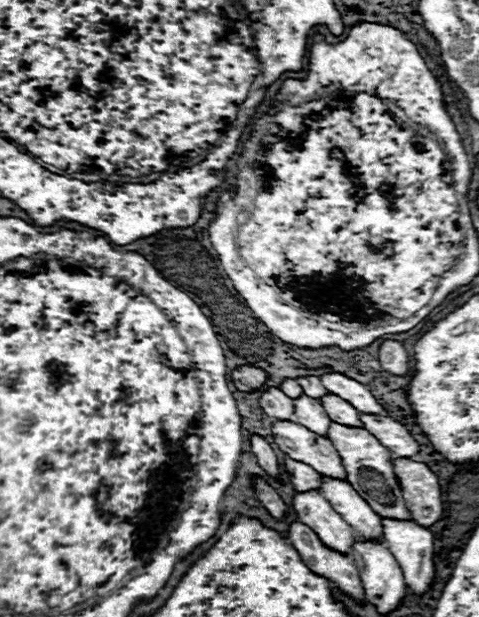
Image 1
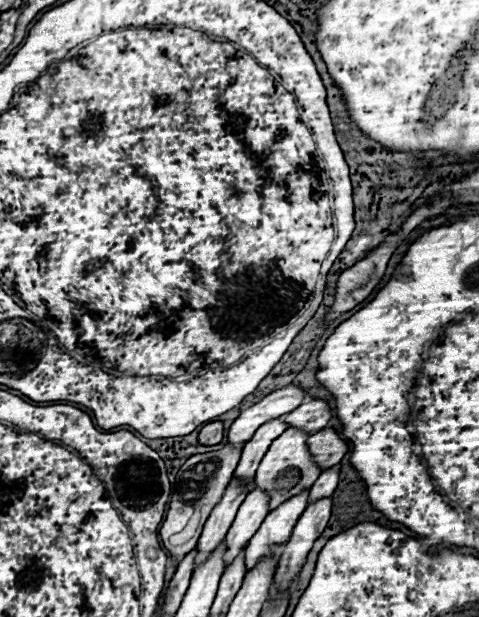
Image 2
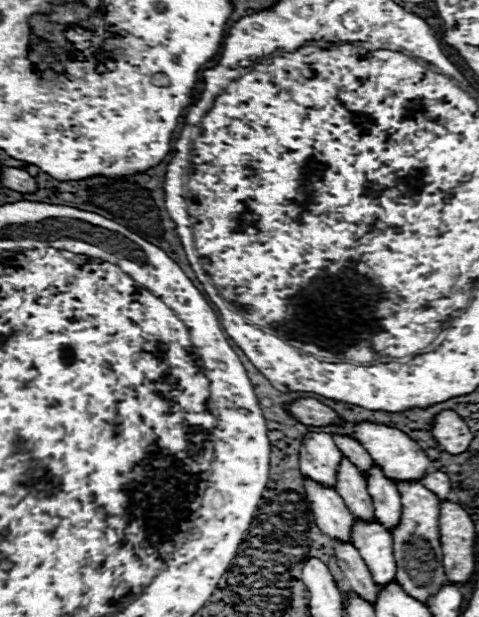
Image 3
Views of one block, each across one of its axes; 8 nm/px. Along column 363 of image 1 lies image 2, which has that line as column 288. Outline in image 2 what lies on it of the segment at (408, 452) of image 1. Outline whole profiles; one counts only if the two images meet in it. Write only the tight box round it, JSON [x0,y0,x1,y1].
[286,400,332,434]

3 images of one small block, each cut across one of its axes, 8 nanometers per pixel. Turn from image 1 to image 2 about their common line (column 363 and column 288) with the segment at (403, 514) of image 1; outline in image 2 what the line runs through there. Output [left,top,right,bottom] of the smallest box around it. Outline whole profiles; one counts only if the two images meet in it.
[256,428,320,510]

